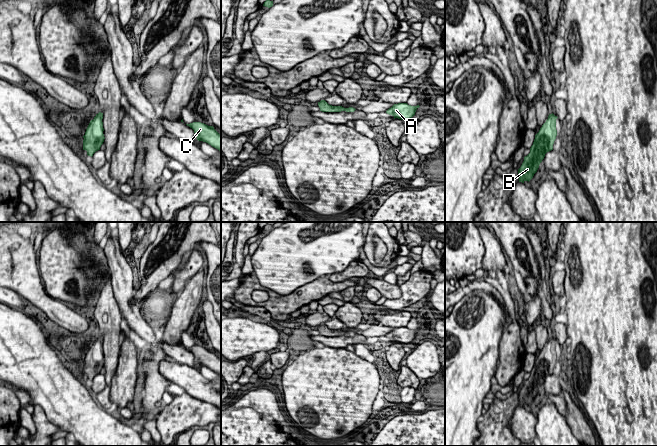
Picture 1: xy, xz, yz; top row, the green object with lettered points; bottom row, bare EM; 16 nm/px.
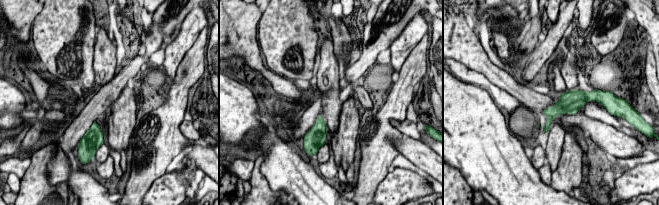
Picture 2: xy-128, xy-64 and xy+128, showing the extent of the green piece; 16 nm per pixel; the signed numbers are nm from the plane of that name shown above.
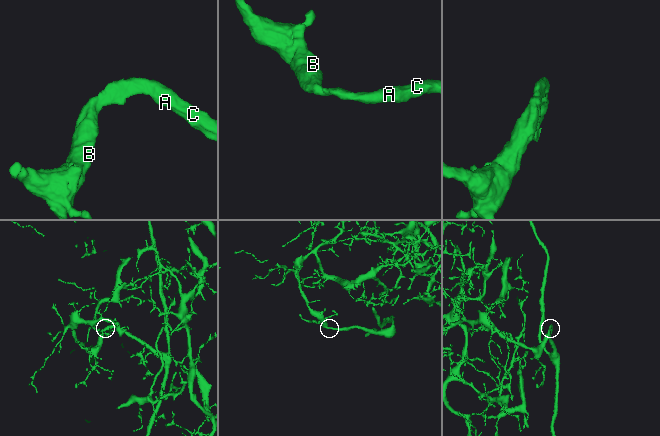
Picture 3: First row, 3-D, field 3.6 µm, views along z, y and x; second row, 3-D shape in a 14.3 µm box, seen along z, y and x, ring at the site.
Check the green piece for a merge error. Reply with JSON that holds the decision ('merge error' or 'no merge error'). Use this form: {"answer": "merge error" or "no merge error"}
{"answer": "no merge error"}

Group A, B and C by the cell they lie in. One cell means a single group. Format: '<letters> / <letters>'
A B C

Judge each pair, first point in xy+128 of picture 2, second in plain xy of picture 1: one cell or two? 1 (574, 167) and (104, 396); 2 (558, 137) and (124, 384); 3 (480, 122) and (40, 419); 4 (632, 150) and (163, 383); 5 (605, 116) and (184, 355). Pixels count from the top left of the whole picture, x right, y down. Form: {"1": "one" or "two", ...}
{"1": "two", "2": "one", "3": "two", "4": "two", "5": "one"}

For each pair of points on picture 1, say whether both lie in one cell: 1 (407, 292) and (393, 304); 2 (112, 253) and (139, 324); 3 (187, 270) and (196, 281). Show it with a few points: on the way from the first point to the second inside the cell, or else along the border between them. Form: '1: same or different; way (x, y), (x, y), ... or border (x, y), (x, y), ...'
1: same; way (405, 296), (397, 304)
2: same; way (120, 271), (126, 306)
3: different; border (202, 266), (178, 294)

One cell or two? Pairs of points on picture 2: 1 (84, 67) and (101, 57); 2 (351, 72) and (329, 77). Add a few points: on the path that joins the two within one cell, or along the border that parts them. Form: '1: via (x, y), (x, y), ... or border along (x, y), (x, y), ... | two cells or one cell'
1: border along (93, 52), (95, 83) | two cells
2: border along (339, 79), (340, 91) | two cells

